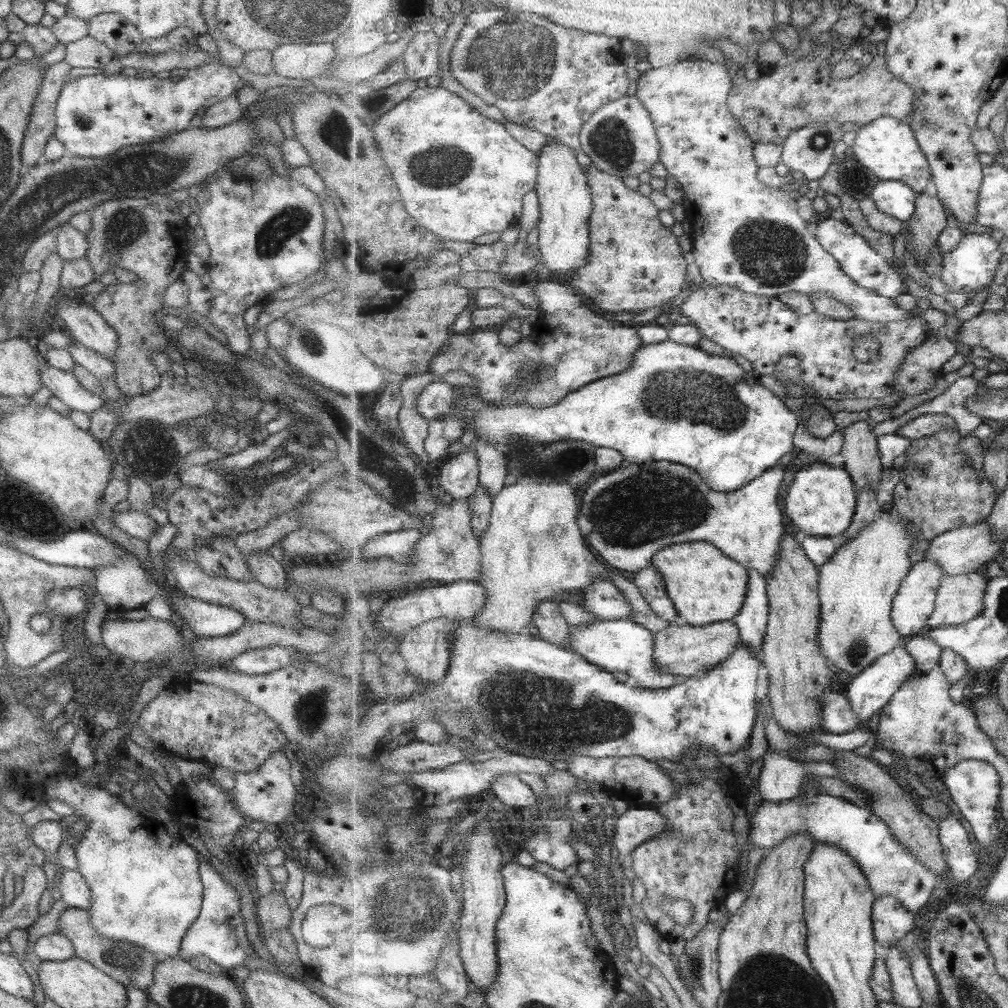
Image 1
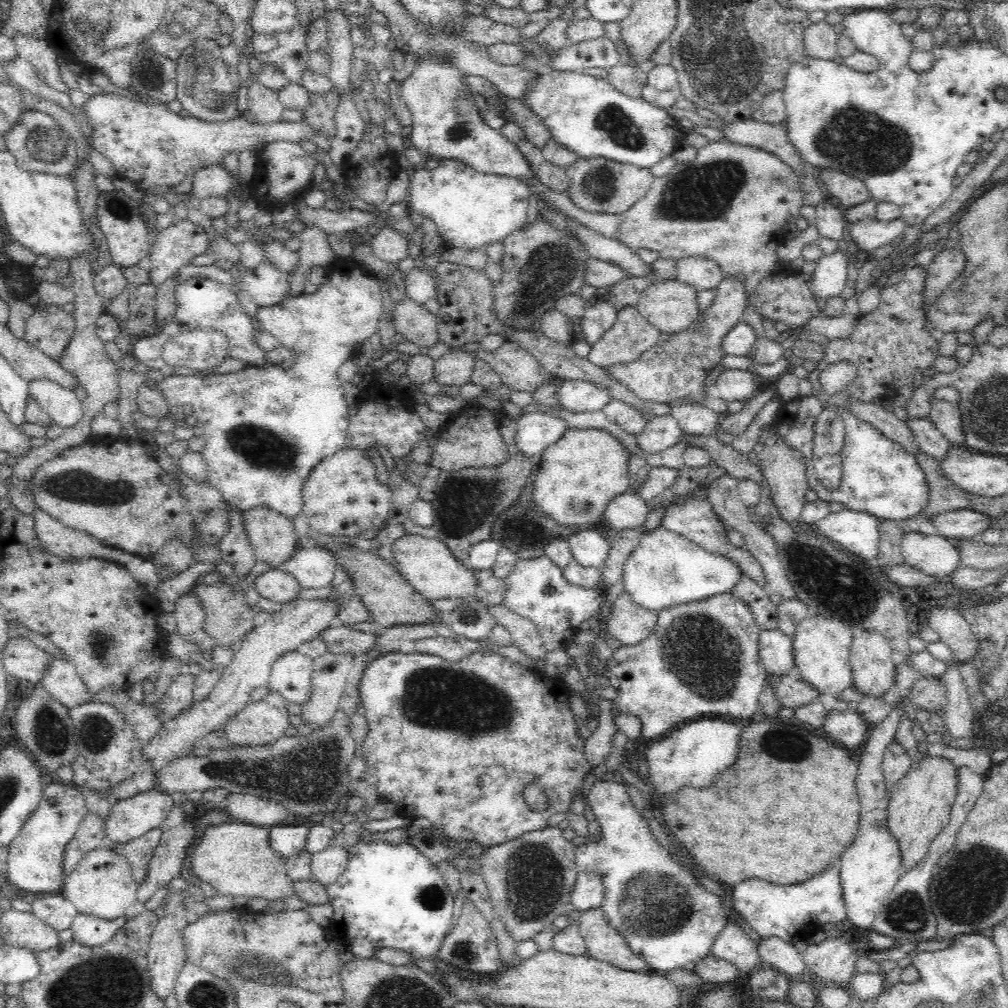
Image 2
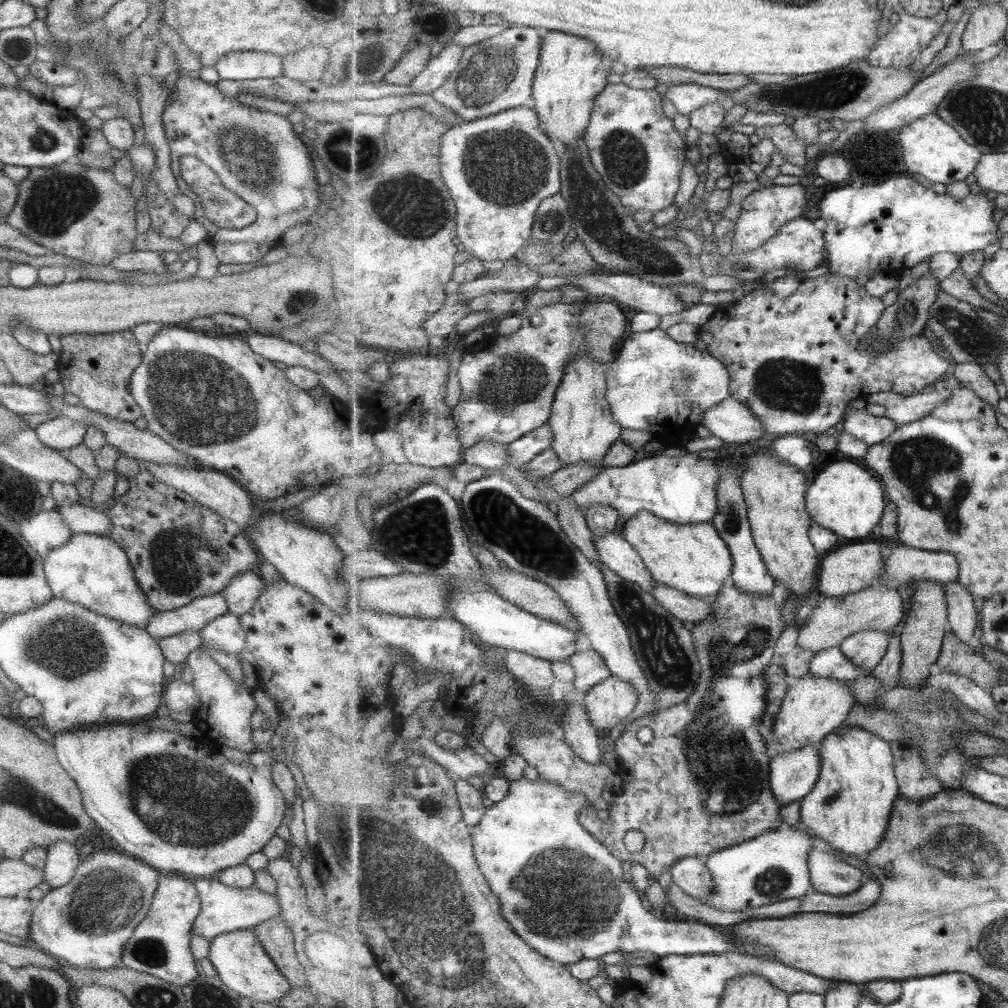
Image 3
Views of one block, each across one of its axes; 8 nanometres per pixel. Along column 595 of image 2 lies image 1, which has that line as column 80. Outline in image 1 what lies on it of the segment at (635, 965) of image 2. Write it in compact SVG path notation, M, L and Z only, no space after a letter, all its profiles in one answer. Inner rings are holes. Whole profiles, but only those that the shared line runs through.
M73 907L65 908L57 920L57 933L69 939L69 943L73 945L73 956L89 962L125 988L133 987L145 991L149 984L153 984L153 966L160 957L135 944L97 935L93 925L89 924L89 911Z

